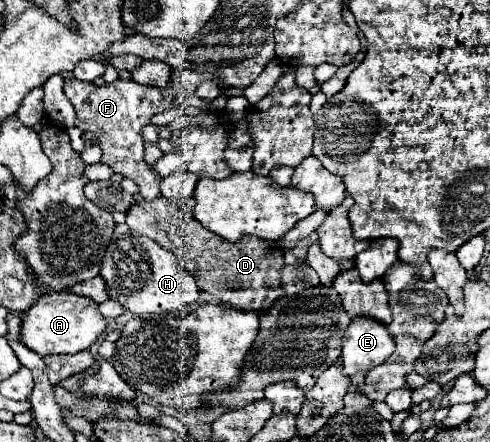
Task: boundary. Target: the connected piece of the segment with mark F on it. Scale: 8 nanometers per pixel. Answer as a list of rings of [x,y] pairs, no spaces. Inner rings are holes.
[[[173,69],[169,84],[165,88],[141,86],[133,80],[115,80],[101,88],[91,82],[81,82],[77,78],[65,80],[65,96],[73,104],[77,112],[77,124],[81,130],[91,130],[99,140],[103,150],[101,162],[107,164],[113,172],[131,178],[139,186],[139,194],[145,200],[153,200],[159,196],[161,176],[143,162],[143,138],[141,128],[149,124],[151,116],[175,106],[175,98],[179,91],[194,94],[196,86],[206,80],[214,80],[217,76],[210,73],[196,73],[190,69]]]

